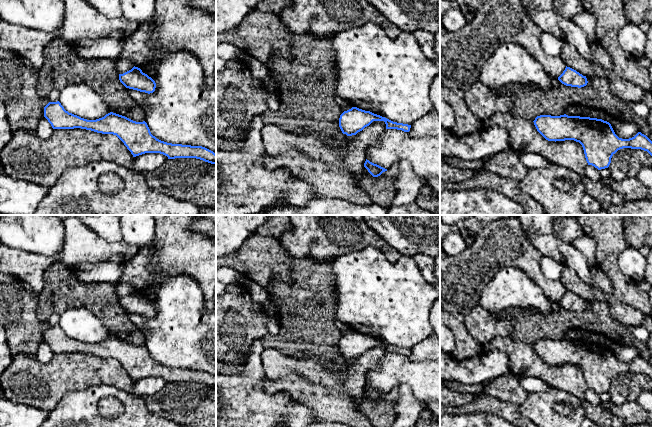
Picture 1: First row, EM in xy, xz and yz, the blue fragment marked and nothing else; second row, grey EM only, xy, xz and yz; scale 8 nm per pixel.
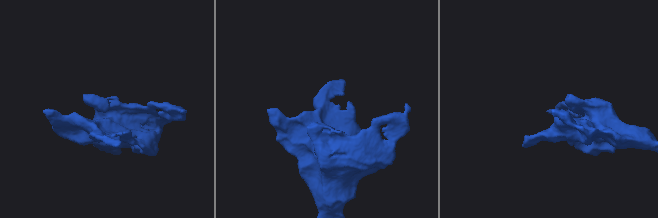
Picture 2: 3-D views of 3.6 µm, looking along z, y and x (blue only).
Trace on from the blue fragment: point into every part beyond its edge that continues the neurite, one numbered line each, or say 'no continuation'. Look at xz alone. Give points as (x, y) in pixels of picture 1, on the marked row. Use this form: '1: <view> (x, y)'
no continuation

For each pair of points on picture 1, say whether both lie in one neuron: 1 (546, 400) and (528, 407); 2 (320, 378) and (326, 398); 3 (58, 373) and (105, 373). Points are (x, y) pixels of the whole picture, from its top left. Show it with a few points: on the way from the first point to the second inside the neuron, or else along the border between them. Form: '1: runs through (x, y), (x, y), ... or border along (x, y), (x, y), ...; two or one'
1: runs through (542, 404), (539, 407), (532, 407); one
2: border along (300, 376), (344, 393); two
3: runs through (70, 373), (93, 373); one

